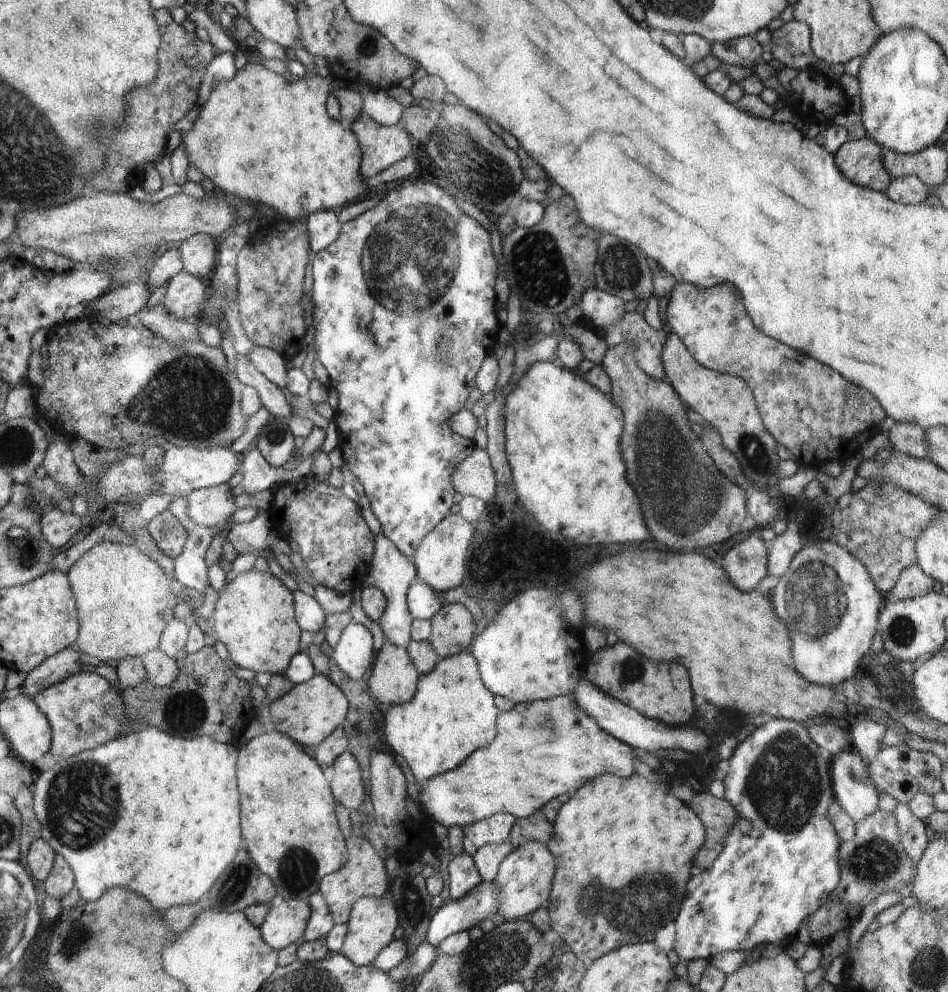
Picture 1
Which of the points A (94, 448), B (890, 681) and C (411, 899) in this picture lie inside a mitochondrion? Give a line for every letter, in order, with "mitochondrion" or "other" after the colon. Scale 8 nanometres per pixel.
A: other
B: mitochondrion
C: mitochondrion

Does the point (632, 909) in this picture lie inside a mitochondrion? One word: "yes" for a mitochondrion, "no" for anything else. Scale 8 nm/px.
yes

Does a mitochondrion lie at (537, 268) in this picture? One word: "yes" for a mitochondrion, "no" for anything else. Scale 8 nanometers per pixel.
yes

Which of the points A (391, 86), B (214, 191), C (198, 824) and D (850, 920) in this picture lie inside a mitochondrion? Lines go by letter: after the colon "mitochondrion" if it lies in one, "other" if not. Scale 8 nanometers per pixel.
A: other
B: other
C: other
D: other

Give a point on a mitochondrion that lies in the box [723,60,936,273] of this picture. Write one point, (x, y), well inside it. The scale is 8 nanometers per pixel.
(816, 80)

